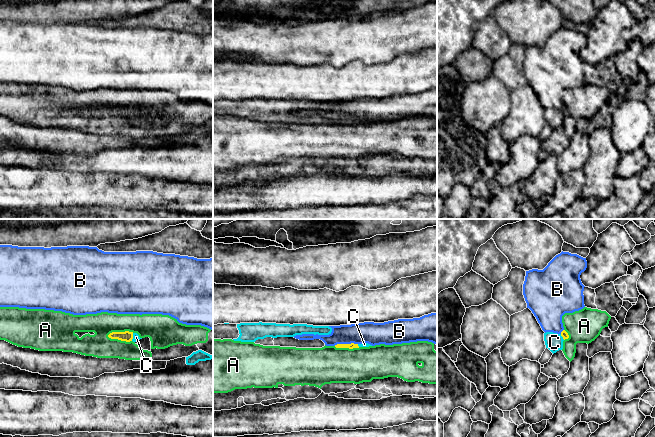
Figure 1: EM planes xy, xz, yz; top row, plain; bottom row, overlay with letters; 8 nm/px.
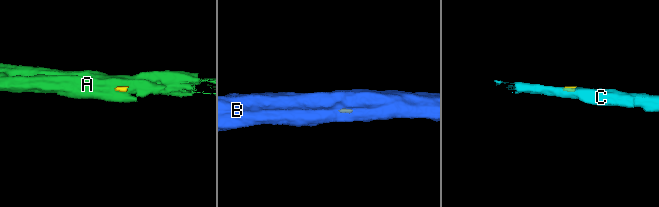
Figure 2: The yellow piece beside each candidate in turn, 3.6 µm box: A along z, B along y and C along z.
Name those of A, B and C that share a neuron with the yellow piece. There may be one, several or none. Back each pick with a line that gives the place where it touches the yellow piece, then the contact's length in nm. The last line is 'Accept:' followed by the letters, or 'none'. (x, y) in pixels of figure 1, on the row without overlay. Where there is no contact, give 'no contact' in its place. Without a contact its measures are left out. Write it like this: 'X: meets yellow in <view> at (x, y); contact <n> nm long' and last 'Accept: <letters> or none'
C: meets yellow in xy at (132, 113); contact 70 nm long
Accept: C

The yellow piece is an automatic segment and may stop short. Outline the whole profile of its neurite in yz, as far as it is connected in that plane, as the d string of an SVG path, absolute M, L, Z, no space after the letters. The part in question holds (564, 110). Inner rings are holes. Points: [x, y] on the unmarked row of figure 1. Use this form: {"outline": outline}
{"outline": "M563 106L560 110L553 108L544 109L546 124L548 124L553 130L563 125L563 117L568 114L569 111L565 106Z"}

